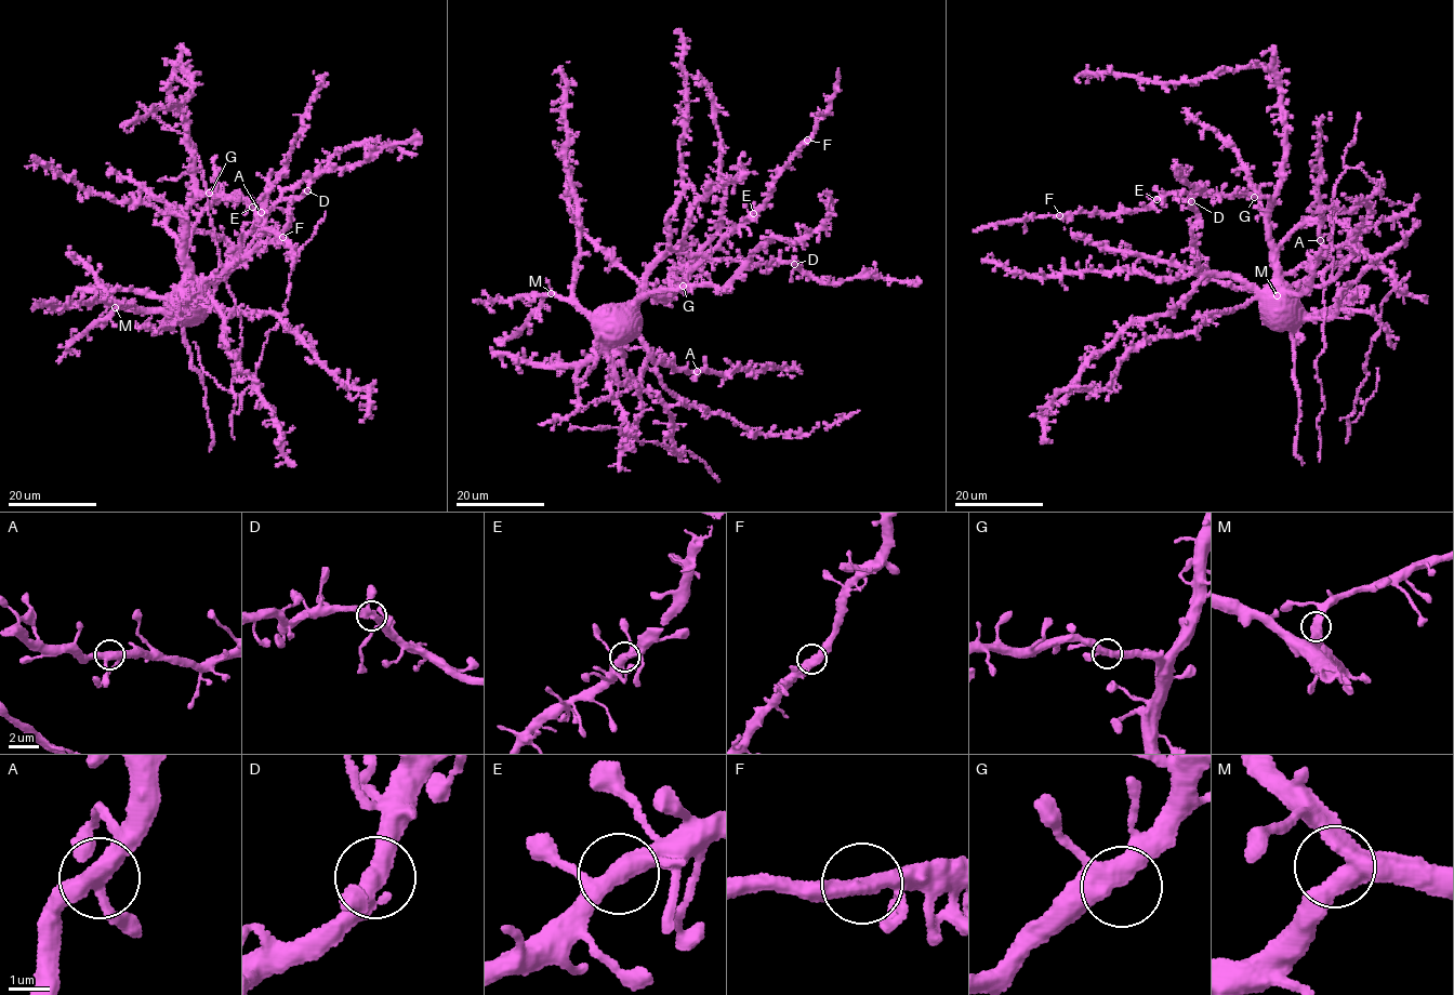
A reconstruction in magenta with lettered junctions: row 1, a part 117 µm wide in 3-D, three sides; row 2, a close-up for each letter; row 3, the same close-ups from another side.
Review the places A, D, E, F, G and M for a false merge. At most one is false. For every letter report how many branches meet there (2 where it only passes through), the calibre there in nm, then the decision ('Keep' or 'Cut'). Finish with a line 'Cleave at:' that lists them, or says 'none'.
A: Branches: 3. Thickness 380 nm. Keep
D: Branches: 3. Thickness 360 nm. Keep
E: Branches: 3. Thickness 360 nm. Keep
F: Branches: 3. Thickness 360 nm. Keep
G: Branches: 3. Thickness 360 nm. Keep
M: Branches: 3. Thickness 420 nm. Keep
Cleave at: none

